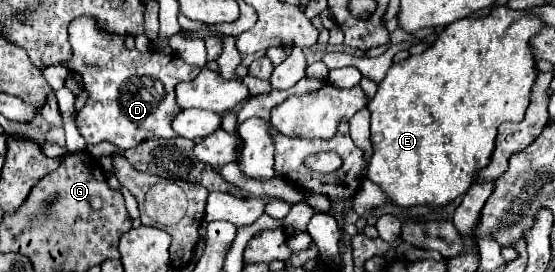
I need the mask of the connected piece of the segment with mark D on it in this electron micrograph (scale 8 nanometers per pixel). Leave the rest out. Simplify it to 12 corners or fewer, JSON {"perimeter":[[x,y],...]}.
{"perimeter":[[68,27],[88,143],[176,139],[172,91],[200,67]]}

